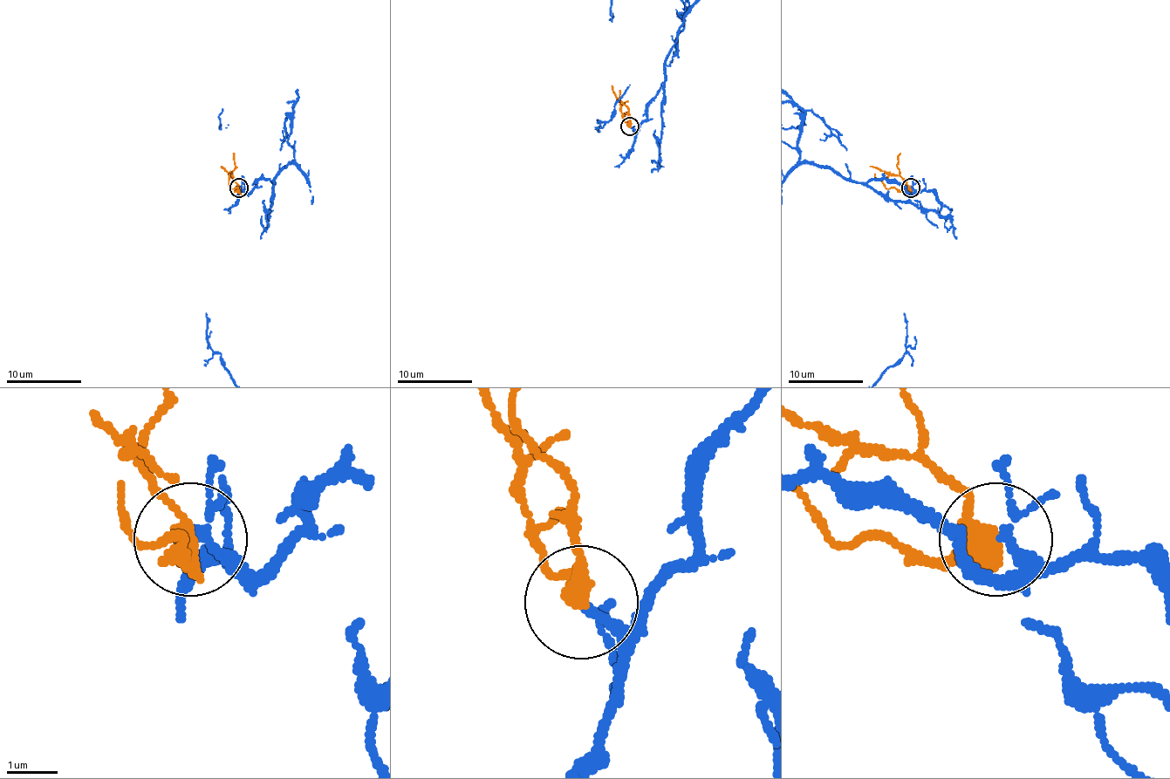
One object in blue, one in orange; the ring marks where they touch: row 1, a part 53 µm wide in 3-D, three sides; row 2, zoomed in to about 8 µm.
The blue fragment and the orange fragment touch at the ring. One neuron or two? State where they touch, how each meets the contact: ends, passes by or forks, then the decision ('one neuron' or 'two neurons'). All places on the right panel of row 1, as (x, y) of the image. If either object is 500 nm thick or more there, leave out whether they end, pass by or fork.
(910, 187) | blue forks | orange passes by | one neuron

